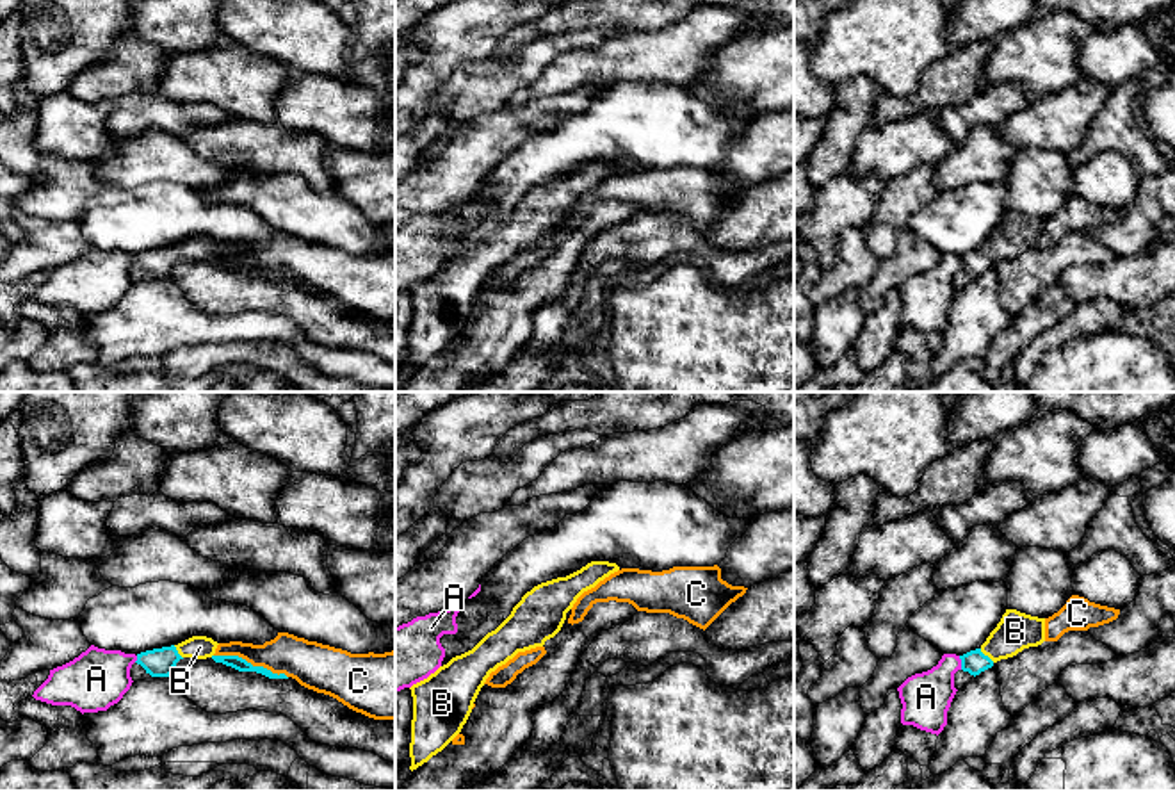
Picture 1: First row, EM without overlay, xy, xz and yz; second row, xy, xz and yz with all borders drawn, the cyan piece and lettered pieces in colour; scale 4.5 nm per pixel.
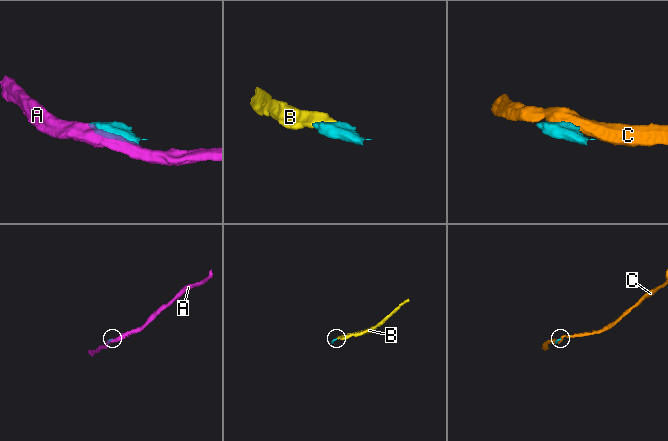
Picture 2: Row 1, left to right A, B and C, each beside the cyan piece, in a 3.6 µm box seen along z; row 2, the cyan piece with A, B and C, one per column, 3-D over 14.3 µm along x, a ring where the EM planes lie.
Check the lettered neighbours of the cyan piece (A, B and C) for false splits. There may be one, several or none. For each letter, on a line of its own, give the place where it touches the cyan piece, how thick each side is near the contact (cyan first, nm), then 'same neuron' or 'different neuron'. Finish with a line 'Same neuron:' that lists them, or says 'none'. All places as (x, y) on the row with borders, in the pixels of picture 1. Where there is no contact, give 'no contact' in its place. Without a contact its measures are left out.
A: yz (962, 663) | 110/220 nm | different neuron
B: yz (987, 656) | 110/170 nm | same neuron
C: xy (250, 663) | 60/190 nm | different neuron
Same neuron: B

